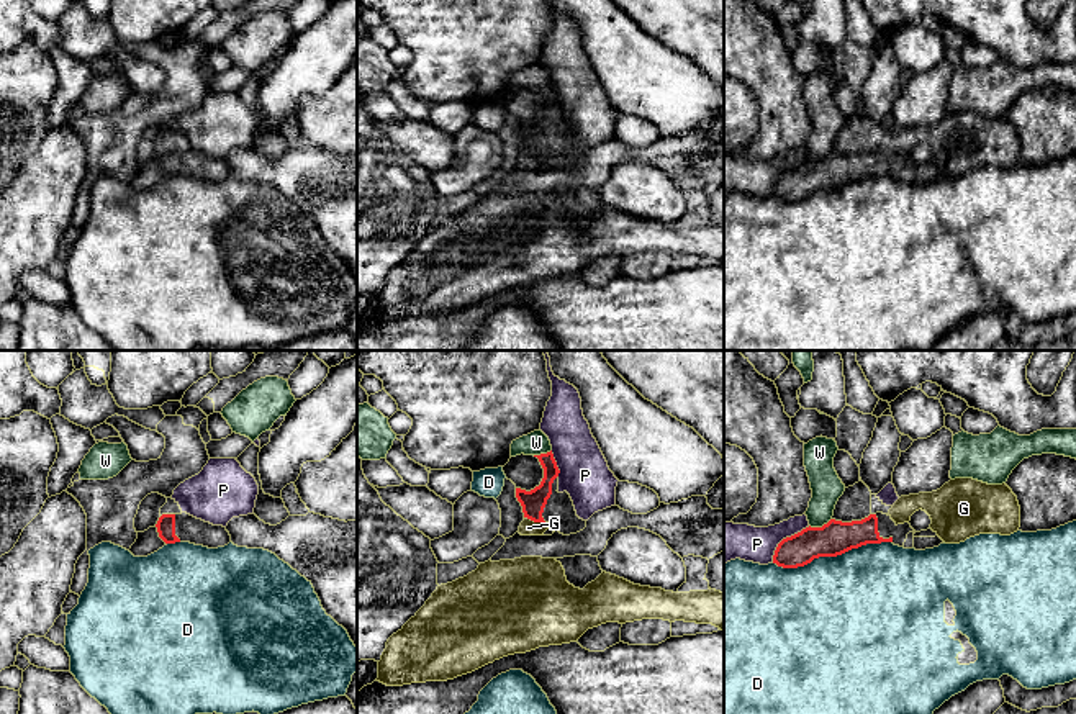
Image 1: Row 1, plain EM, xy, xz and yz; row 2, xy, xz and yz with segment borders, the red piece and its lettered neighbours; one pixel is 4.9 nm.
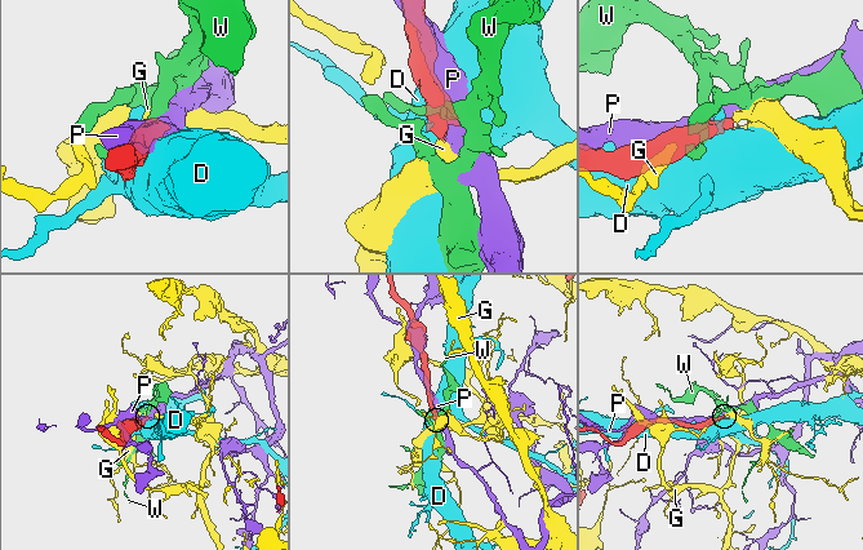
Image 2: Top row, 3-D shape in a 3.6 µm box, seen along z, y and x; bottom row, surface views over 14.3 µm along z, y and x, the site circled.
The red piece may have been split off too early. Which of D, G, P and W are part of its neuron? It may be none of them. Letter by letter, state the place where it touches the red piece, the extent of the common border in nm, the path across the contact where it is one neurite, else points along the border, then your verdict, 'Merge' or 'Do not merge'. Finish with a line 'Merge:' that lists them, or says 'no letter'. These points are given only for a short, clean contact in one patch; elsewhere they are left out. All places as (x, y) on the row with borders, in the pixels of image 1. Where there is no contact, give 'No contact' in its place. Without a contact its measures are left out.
D: Touches red at yz (832, 555). Shared border 600 nm. Do not merge
G: Touches red at xz (536, 521). Shared border 90 nm. Boundary: xz (528, 518), (544, 523). Do not merge
P: Touches red at yz (786, 537). Shared border 260 nm. Do not merge
W: Touches red at yz (819, 528). Shared border 120 nm. Boundary: yz (831, 518), (821, 526), (809, 526). Do not merge
Merge: no letter

